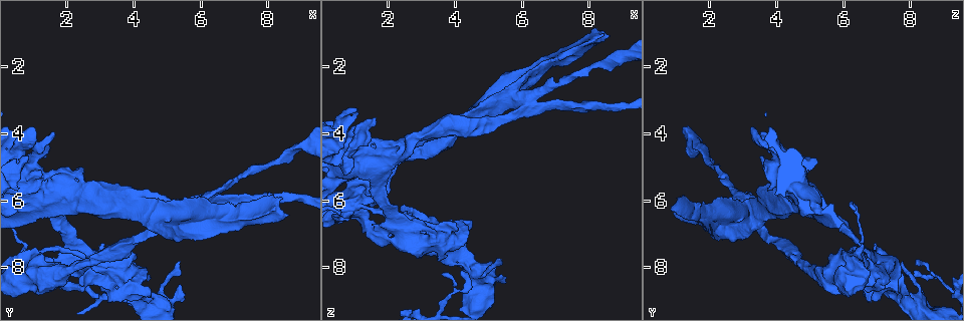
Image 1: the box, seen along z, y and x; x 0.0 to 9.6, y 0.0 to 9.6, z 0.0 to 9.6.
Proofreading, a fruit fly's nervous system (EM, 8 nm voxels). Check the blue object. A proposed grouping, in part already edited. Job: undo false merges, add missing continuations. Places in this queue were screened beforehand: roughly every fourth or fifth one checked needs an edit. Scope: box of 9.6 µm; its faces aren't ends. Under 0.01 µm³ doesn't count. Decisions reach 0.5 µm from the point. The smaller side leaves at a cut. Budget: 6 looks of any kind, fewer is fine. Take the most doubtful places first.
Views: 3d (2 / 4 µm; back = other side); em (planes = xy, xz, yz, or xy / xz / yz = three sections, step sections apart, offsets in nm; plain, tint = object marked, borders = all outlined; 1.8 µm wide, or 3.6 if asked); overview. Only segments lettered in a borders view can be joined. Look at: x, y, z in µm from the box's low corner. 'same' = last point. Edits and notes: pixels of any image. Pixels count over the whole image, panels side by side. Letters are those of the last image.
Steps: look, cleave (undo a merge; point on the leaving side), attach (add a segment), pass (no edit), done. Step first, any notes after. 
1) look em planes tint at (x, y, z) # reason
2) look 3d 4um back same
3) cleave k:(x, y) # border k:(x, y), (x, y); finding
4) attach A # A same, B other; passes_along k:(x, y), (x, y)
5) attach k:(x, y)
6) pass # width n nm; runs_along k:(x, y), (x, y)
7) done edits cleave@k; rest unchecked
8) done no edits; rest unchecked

look em xy step 8 tint at (2.55, 7.80, 4.70) # narrows sharply

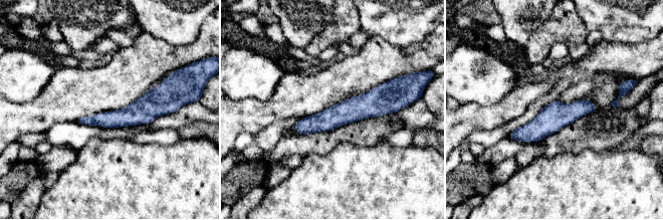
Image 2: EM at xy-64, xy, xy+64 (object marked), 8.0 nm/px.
look em planes borders same # another direction

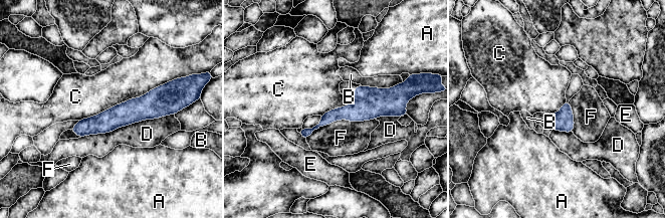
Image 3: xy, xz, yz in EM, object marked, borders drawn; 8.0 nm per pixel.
pass # width 160 nm; A other, B other, C other, D other, E other, F other; border 3:(174, 79), (78, 121); all the same neuron

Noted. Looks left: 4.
look em xy step 4 borders at (8.65, 6.45, 1.15) # free end

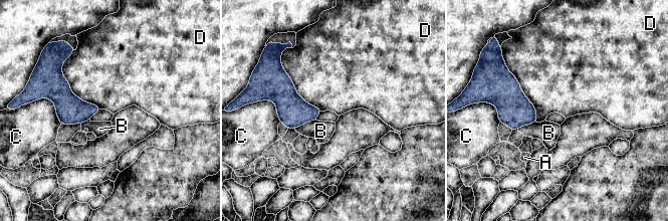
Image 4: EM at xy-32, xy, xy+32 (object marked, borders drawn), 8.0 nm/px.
look em planes borders same # another direction

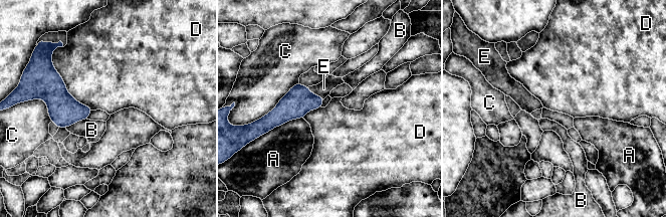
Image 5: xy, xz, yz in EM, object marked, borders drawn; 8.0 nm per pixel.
attach E # A other, B other, C other, D other, E same; passes_along 5:(299, 99), (315, 94), (323, 88); the neuron continues

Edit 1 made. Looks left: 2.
look overview

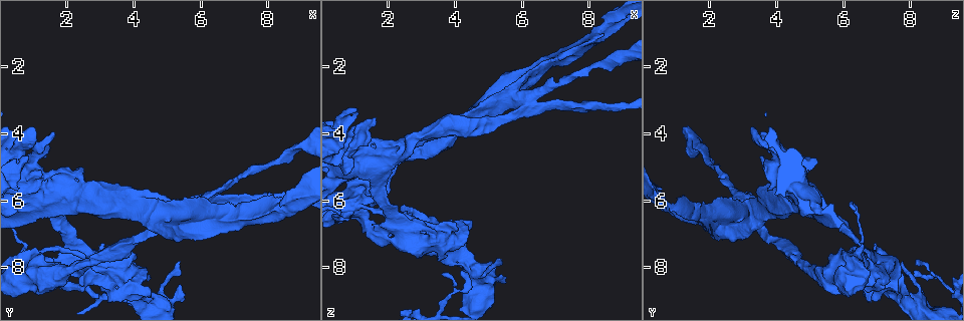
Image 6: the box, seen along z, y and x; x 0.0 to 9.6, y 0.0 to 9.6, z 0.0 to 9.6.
look em 3.6um planes borders at (4.50, 9.10, 8.10) # four-way junction

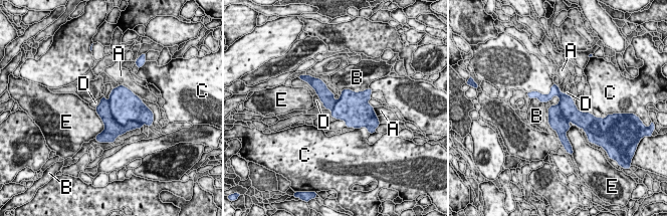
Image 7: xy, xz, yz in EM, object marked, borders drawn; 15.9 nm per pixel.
cleave 7:(124, 109) # A other, B other, C other, D other, E other; part_leaving 7:(533, 95), (559, 94), (587, 116); two neurons meet here

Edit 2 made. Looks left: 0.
done edits attach@5, cleave@7; rest unchecked

